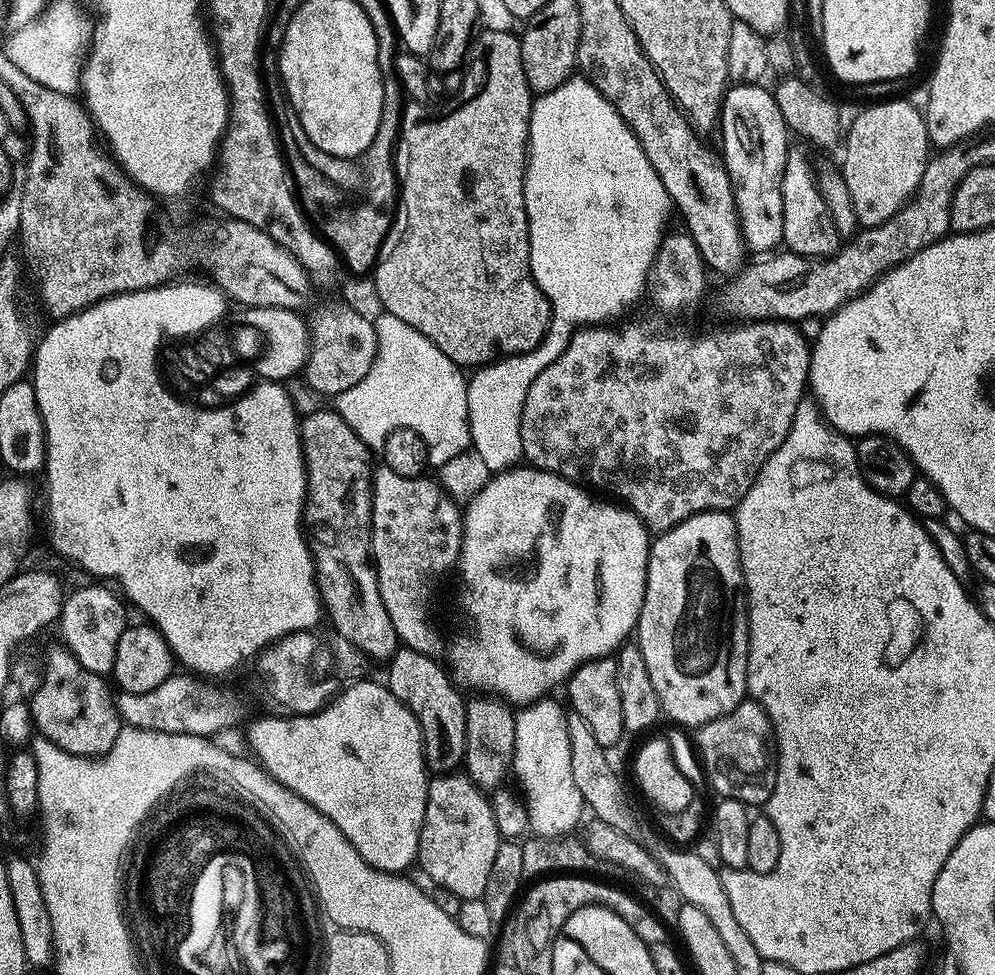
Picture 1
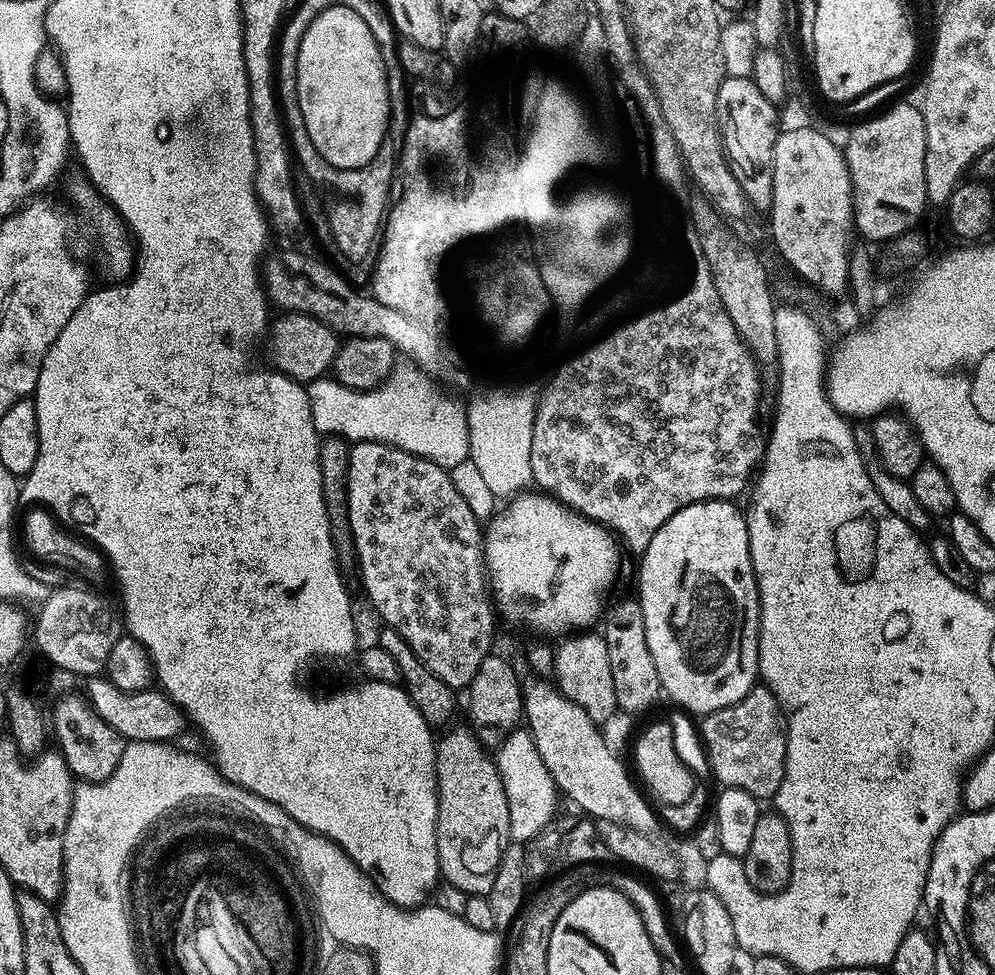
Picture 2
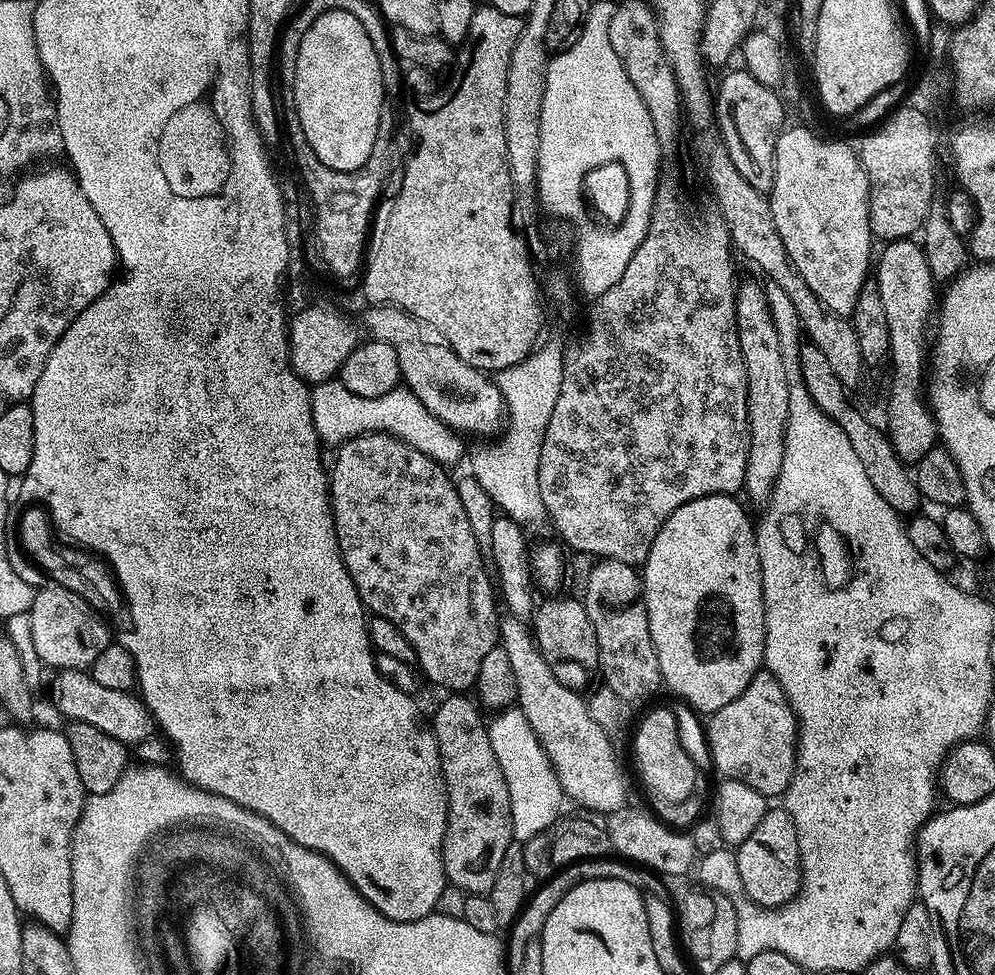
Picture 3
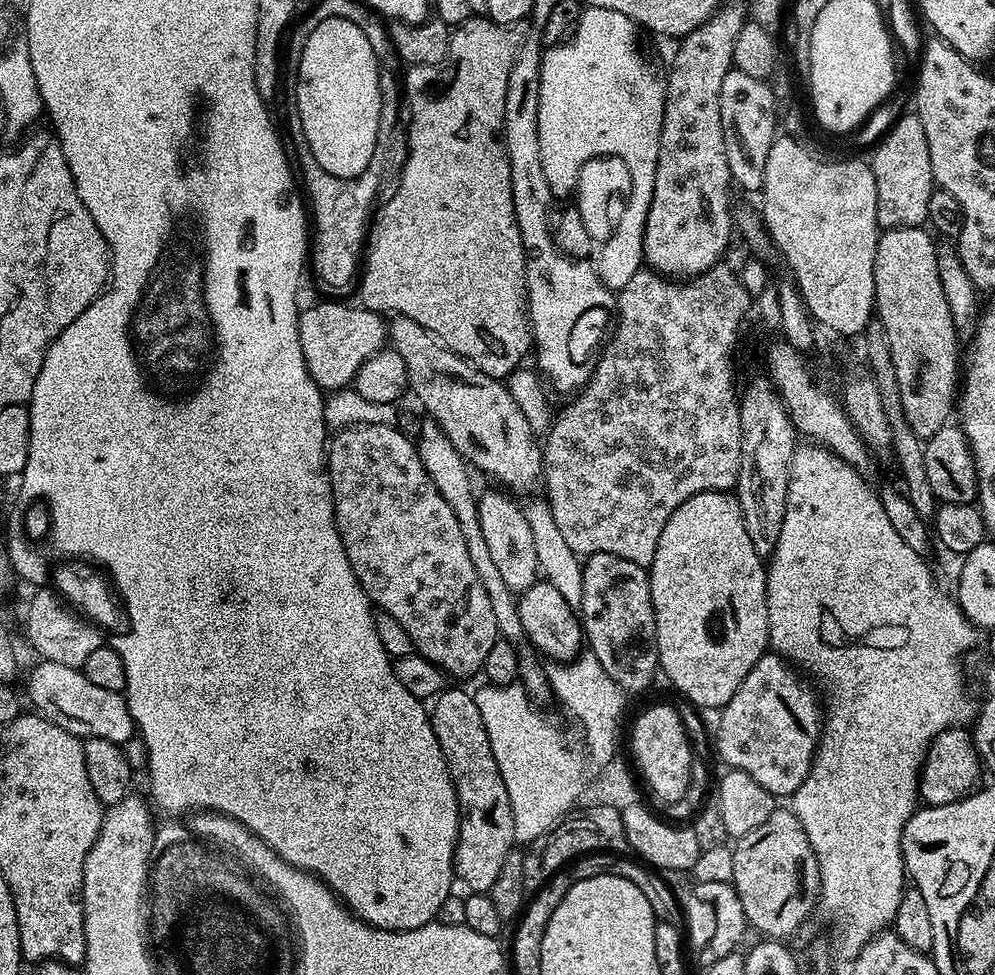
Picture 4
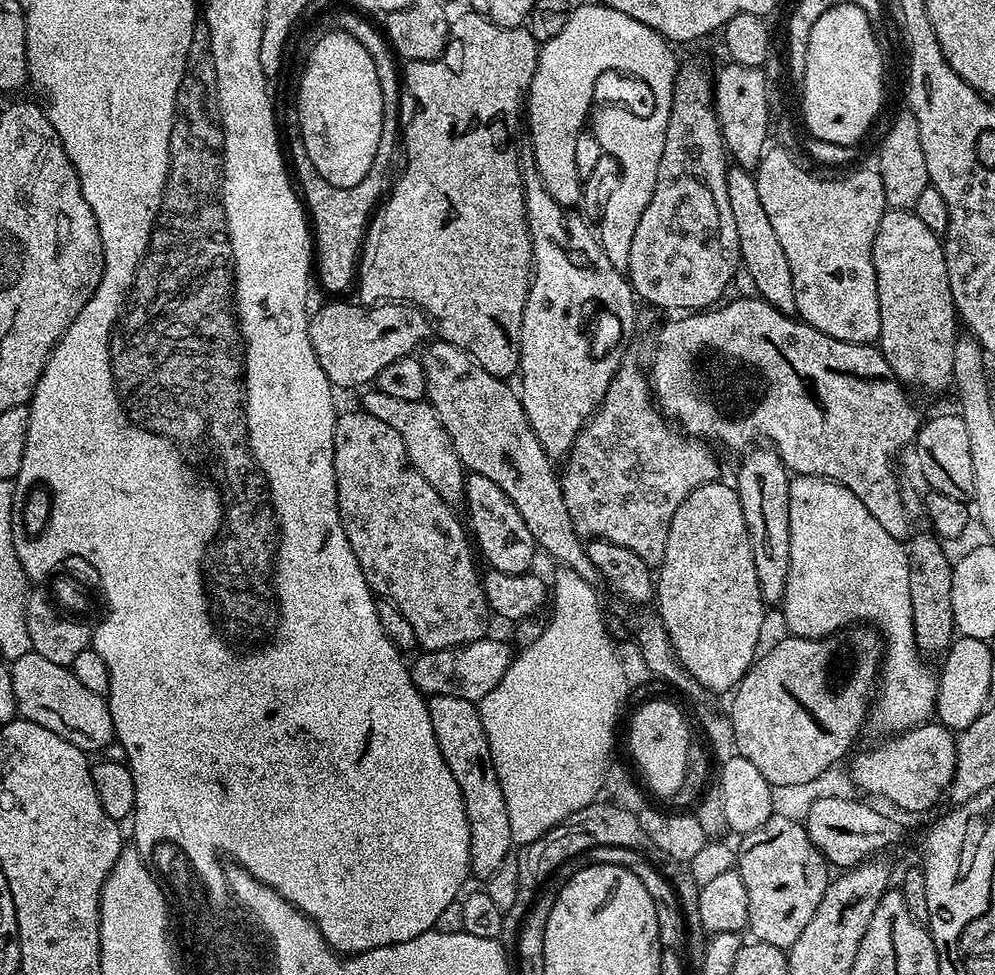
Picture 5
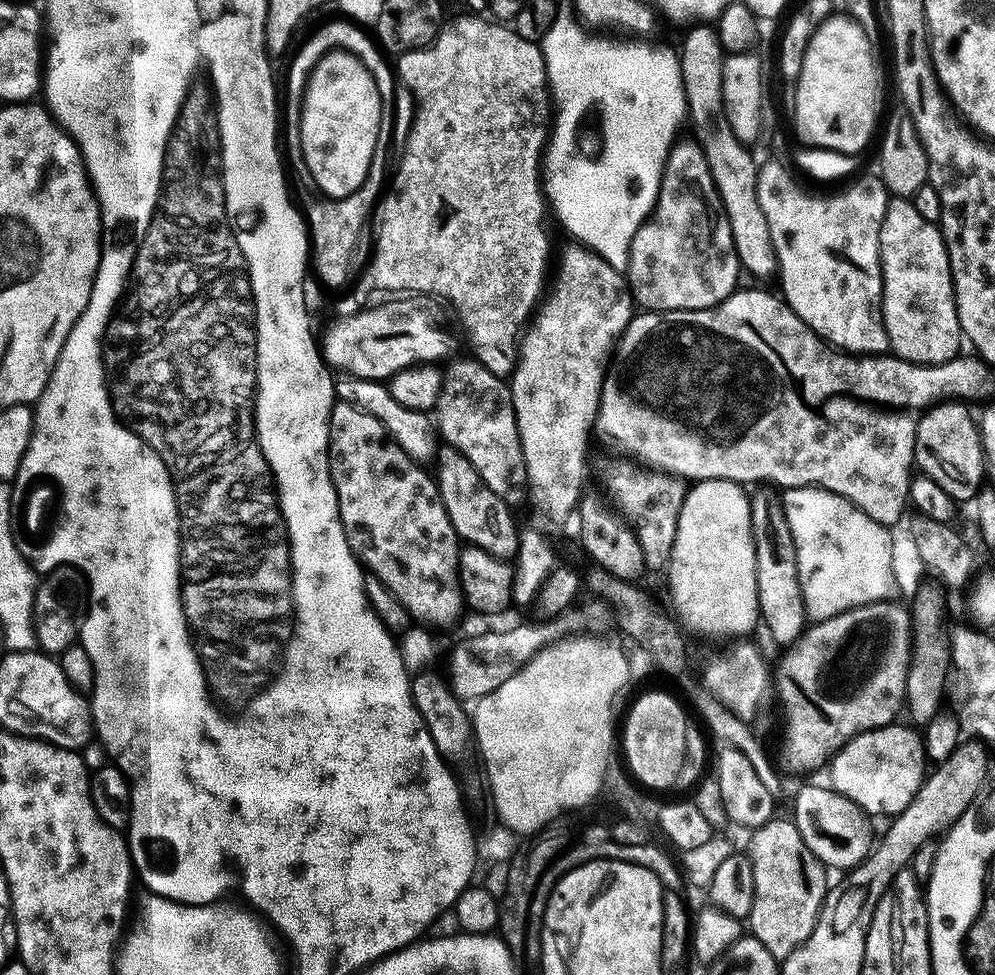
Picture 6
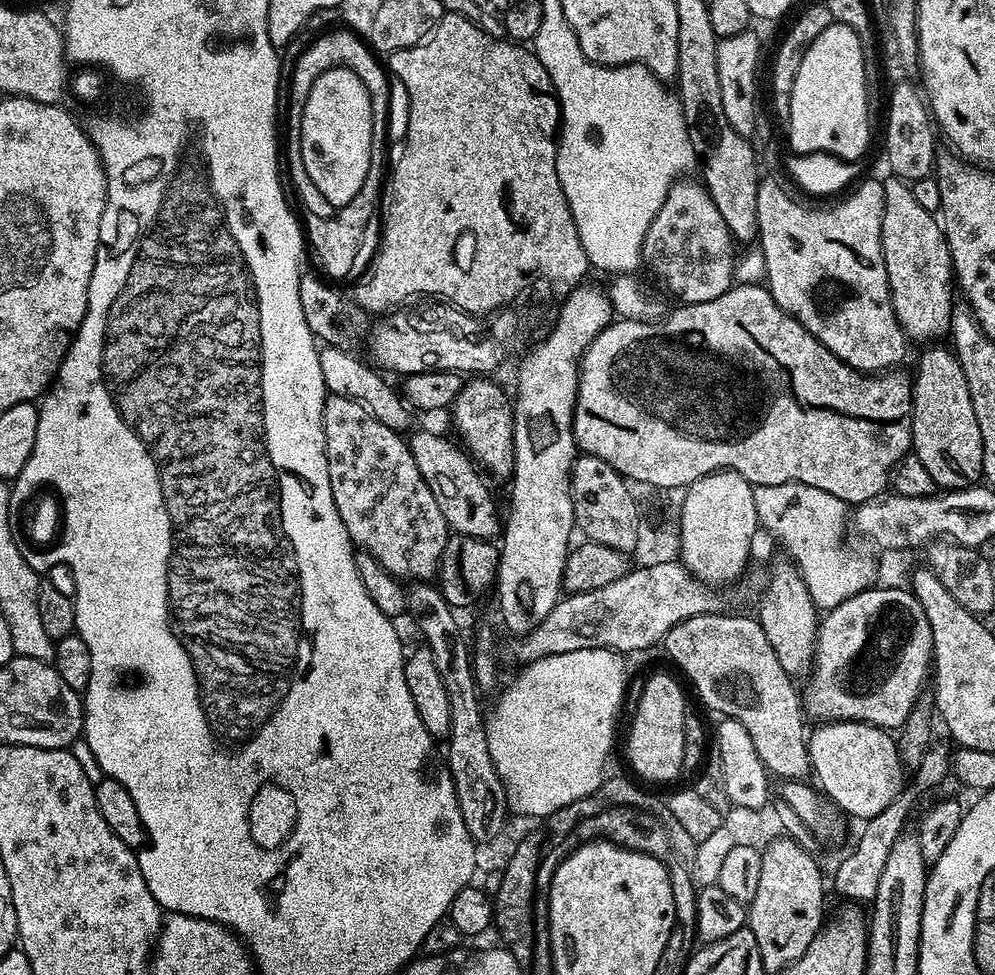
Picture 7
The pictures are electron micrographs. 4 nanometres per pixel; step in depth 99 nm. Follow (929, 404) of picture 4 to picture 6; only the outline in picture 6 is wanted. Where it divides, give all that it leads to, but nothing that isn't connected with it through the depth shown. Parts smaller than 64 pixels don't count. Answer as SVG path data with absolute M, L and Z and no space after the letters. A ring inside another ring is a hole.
M907 199L889 203L880 231L882 314L889 349L911 364L944 364L961 351L956 295L944 236Z

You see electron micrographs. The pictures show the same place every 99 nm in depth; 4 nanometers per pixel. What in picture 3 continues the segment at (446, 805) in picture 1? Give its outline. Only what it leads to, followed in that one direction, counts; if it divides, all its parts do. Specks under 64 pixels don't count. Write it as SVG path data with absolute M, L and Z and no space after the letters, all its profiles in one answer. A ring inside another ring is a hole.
M448 694L445 697L445 700L437 706L432 720L430 716L430 727L434 738L438 742L438 754L442 762L444 785L446 786L446 794L448 795L448 821L446 822L446 830L444 831L444 875L447 883L458 886L464 892L469 894L487 894L494 886L494 878L498 874L498 866L502 866L502 854L506 854L506 850L514 843L512 835L512 811L510 810L510 790L506 790L506 778L502 778L502 766L498 766L498 757L494 755L494 746L490 746L488 724L486 723L486 719L484 720L483 714L485 715L485 713L482 711L481 705L468 694Z

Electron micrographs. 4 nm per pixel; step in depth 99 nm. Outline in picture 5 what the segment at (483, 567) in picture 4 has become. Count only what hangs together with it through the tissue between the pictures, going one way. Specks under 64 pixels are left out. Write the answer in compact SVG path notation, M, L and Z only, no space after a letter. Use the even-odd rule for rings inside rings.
M369 390L364 396L363 411L374 414L374 418L382 418L386 426L398 430L402 438L402 446L406 446L409 462L416 467L418 474L434 486L438 498L449 506L456 506L464 499L464 482L466 469L454 450L454 442L450 442L450 434L446 434L446 426L438 418L427 399L406 402L406 398L394 398L390 394L382 394Z

